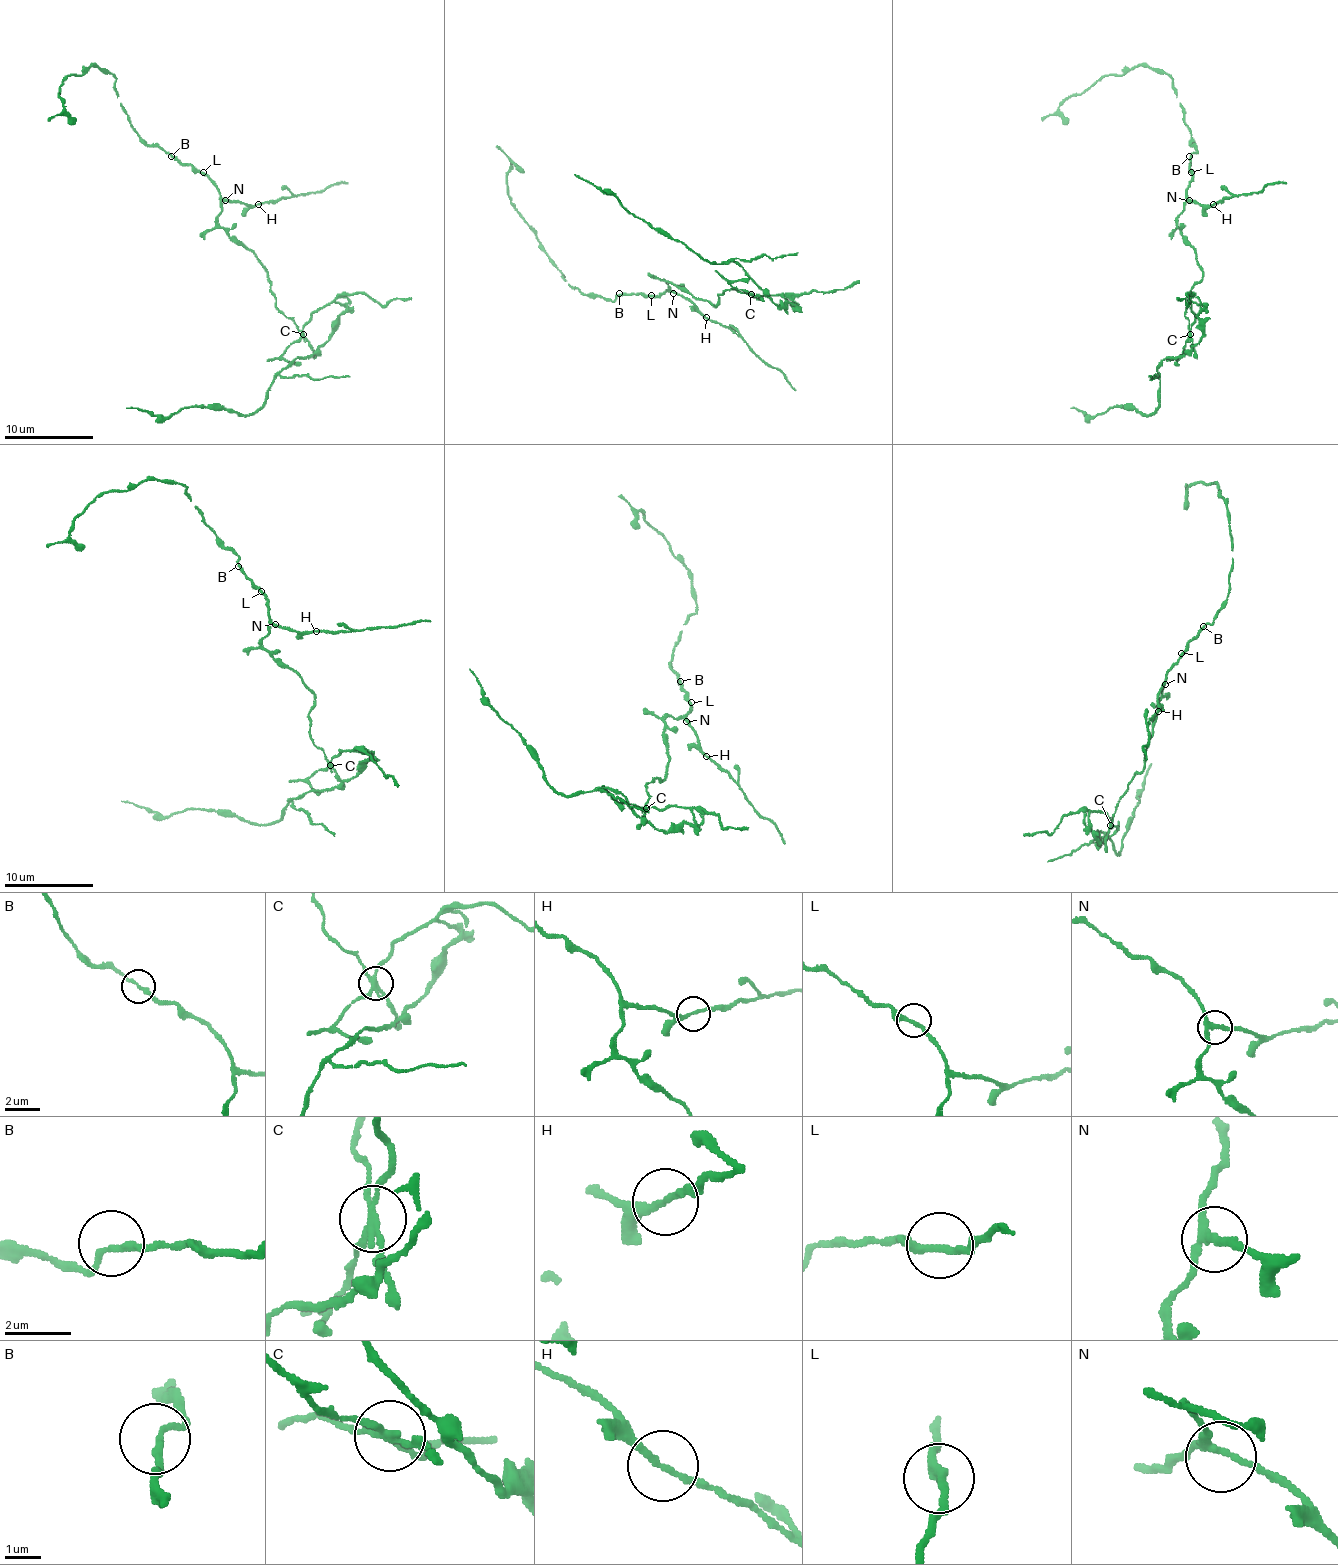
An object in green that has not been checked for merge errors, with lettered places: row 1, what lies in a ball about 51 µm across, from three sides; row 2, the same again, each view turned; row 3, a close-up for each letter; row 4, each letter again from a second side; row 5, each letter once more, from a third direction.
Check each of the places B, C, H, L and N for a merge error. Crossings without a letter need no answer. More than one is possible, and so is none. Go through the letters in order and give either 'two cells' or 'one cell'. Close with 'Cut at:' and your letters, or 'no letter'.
B: one cell
C: two cells
H: two cells
L: one cell
N: one cell
Cut at: C, H

